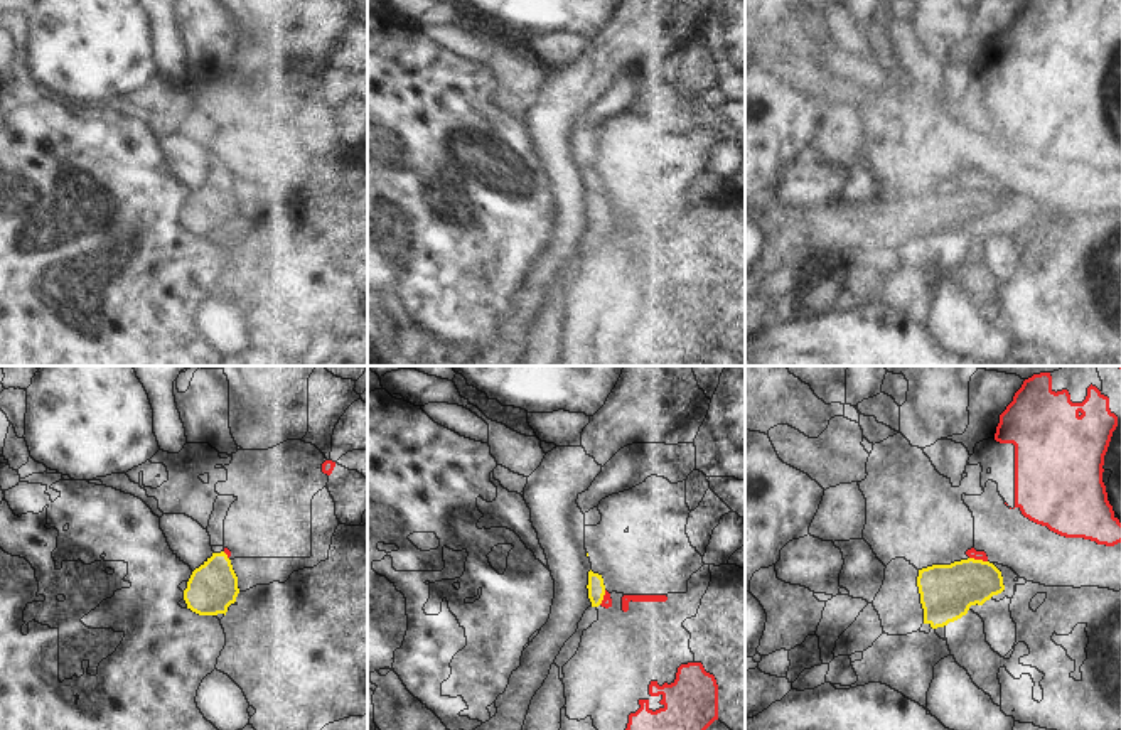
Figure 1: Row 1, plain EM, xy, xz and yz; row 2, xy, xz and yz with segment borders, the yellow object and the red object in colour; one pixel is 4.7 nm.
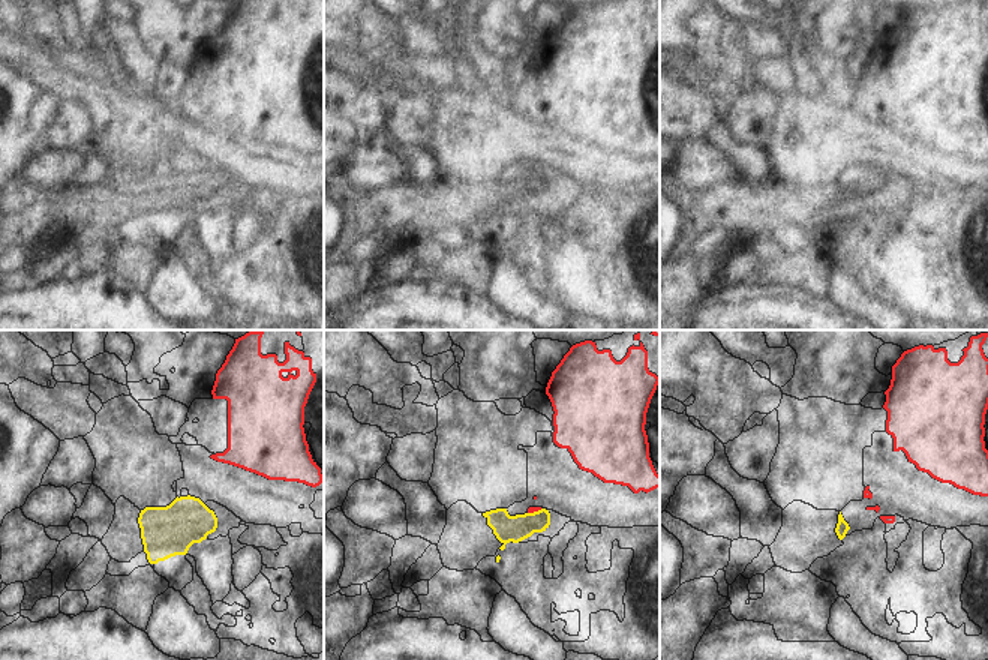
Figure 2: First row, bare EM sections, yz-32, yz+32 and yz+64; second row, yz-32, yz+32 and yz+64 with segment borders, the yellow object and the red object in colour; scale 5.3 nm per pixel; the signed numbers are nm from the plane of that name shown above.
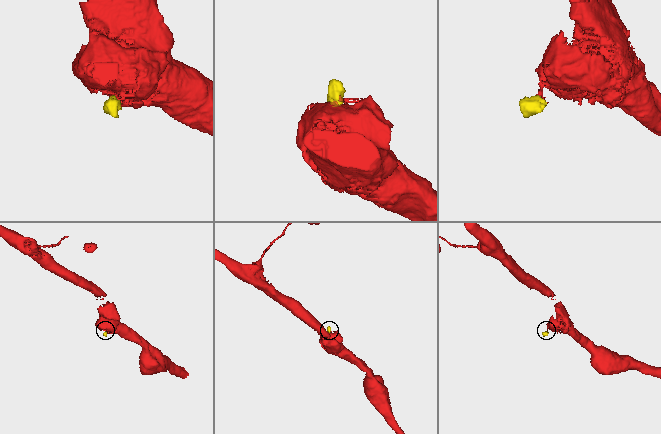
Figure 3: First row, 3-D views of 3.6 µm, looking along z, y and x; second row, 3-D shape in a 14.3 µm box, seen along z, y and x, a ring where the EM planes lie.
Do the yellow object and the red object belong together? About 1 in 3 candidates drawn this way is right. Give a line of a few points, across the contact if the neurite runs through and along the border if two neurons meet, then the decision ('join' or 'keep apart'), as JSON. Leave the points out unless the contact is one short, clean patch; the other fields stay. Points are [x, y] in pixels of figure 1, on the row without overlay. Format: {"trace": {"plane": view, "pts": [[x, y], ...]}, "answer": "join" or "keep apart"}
{"trace": {"plane": "yz", "pts": [[970, 179], [986, 184]]}, "answer": "keep apart"}

